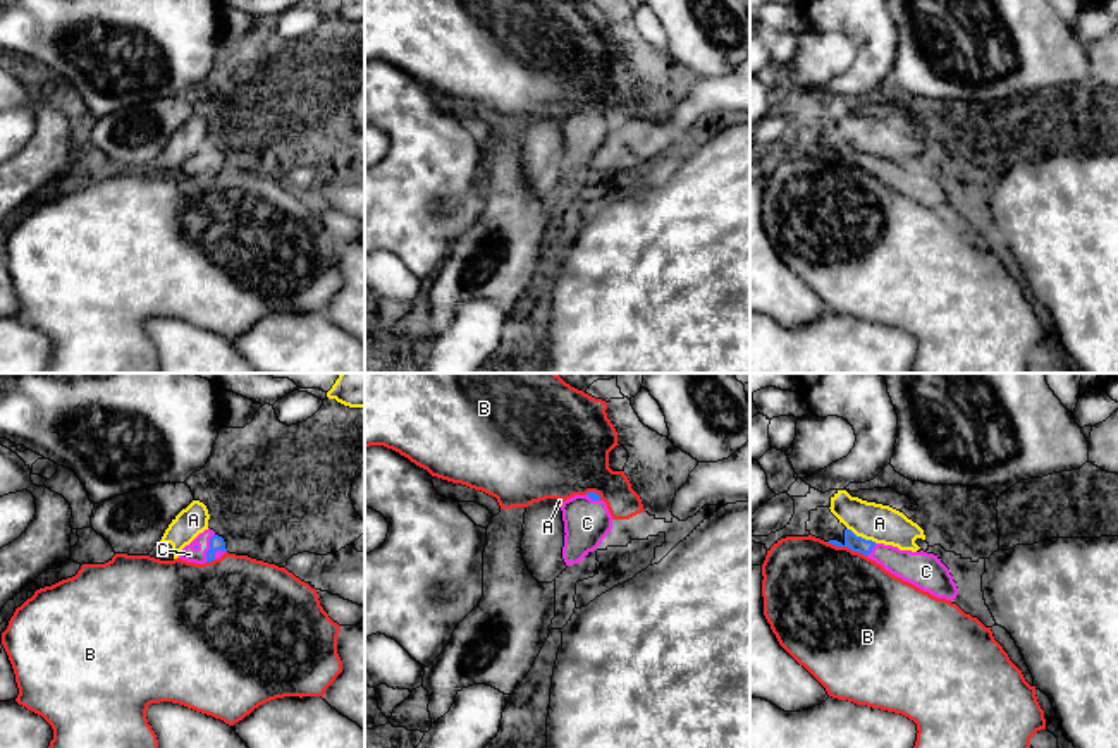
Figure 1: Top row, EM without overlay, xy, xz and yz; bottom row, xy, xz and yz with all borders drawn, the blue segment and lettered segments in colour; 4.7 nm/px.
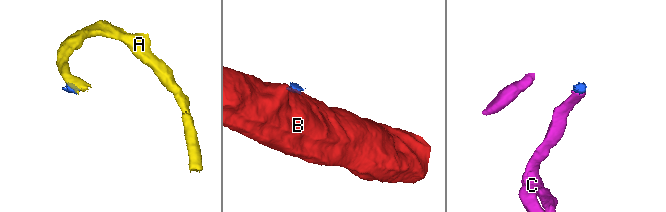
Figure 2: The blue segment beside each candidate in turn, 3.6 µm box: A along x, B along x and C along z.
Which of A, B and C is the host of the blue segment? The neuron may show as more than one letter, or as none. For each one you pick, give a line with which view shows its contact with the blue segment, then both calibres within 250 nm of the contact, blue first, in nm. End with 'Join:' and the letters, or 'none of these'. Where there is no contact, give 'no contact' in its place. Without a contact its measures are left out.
C: xy | 70/70 nm
Join: C

